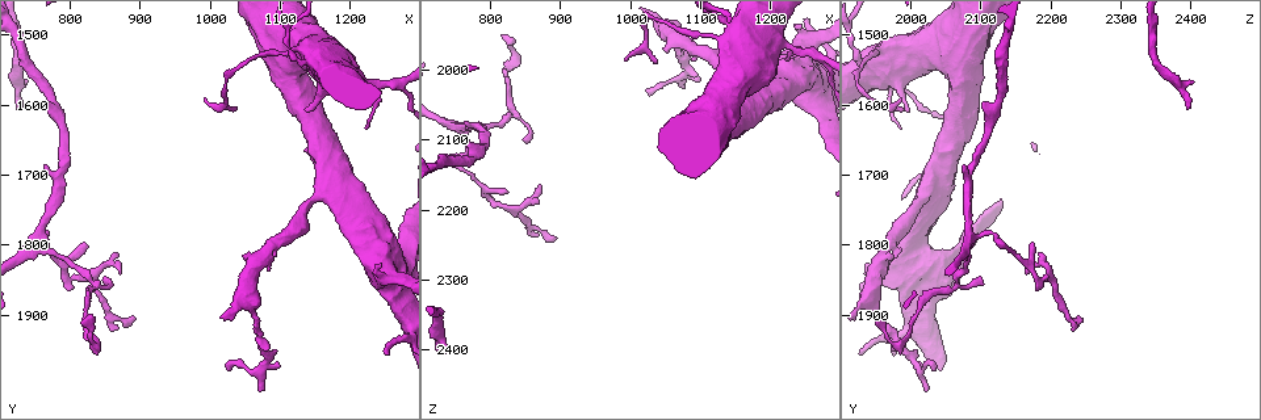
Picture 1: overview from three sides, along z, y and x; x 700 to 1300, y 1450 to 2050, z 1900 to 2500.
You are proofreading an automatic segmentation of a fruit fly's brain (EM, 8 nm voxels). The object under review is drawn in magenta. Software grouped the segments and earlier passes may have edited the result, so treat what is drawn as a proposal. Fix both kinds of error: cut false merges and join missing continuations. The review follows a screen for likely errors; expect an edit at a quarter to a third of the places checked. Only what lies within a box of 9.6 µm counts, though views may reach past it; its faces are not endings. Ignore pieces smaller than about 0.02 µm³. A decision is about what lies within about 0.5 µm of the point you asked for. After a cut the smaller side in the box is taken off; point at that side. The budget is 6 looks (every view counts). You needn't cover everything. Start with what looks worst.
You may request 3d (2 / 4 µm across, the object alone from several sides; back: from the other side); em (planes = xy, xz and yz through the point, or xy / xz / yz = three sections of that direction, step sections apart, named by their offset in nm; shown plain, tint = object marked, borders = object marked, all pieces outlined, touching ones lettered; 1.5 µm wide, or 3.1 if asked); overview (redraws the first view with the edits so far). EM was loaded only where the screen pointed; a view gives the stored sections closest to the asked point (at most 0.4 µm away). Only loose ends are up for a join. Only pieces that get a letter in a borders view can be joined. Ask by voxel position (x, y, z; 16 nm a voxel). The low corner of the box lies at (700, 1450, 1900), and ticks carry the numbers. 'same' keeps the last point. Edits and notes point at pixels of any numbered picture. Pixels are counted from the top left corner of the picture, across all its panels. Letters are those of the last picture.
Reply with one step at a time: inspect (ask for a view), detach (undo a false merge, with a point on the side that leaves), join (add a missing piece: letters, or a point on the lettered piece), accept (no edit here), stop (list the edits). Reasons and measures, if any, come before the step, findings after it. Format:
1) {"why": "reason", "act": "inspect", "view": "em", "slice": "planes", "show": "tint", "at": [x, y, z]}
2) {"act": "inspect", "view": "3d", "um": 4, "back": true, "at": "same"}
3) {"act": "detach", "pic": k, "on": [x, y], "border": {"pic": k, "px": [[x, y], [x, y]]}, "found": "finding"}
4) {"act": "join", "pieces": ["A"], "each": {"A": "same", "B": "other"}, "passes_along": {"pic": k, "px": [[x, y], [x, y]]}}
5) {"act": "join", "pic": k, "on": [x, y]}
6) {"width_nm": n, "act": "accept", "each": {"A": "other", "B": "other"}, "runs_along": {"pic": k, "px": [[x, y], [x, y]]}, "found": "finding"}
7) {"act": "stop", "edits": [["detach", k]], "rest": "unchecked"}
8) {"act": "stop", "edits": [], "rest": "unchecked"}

{"why": "tapers out", "act": "inspect", "view": "em", "slice": "yz", "step": 8, "show": "borders", "at": [1025, 1980, 2035]}

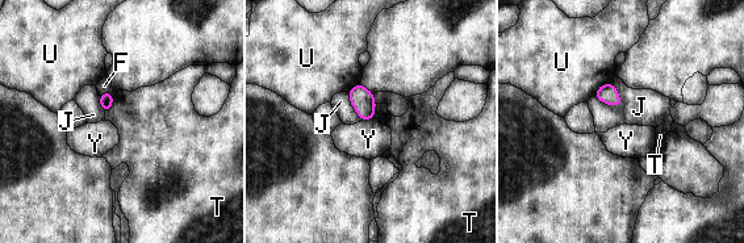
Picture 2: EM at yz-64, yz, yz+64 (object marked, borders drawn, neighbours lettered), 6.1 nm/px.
{"act": "accept", "each": {"F": "other", "J": "other", "T": "other", "U": "other", "Y": "other"}, "border": {"pic": 2, "px": [[113, 91], [113, 105], [105, 113]]}, "found": "no lettered piece goes on from it"}

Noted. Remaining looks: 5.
{"why": "calibre changes", "act": "inspect", "view": "3d", "um": 2, "at": [760, 1785, 2090]}

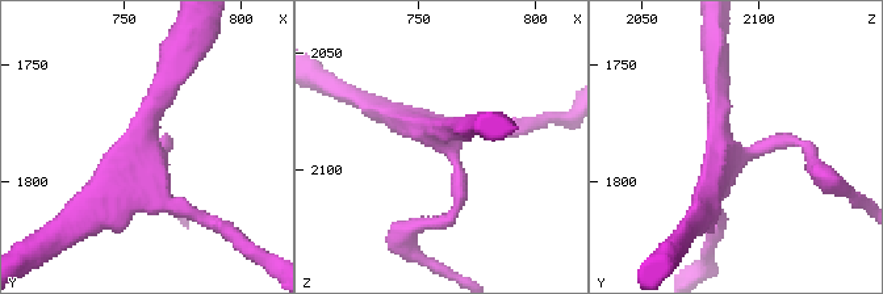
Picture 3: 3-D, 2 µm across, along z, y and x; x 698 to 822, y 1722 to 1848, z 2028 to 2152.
{"why": "now the EM", "act": "inspect", "view": "em", "slice": "planes", "show": "borders", "at": [762, 1787, 2088]}

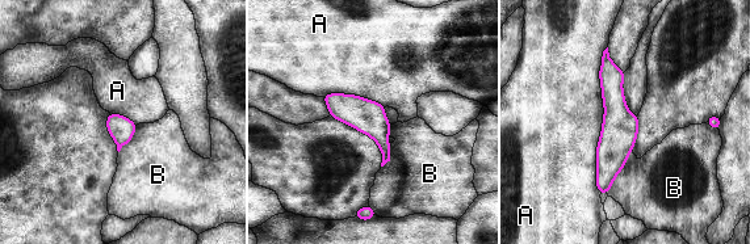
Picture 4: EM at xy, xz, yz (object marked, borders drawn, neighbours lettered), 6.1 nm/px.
{"act": "accept", "each": {"A": "other", "B": "other"}, "found": "one neuron here"}

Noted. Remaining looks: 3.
{"why": "abrupt turn", "act": "inspect", "view": "em", "slice": "planes", "show": "borders", "at": [1105, 1530, 1950]}

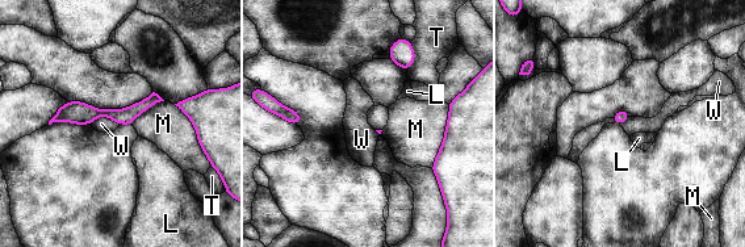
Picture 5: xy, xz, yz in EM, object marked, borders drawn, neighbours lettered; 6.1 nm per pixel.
{"act": "accept", "each": {"L": "other", "M": "other", "T": "other", "W": "other"}, "runs_along": {"pic": 5, "px": [[157, 99], [130, 113], [57, 118]]}, "found": "all the same neuron"}

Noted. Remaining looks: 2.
{"act": "stop", "edits": [], "rest": "unchecked"}

